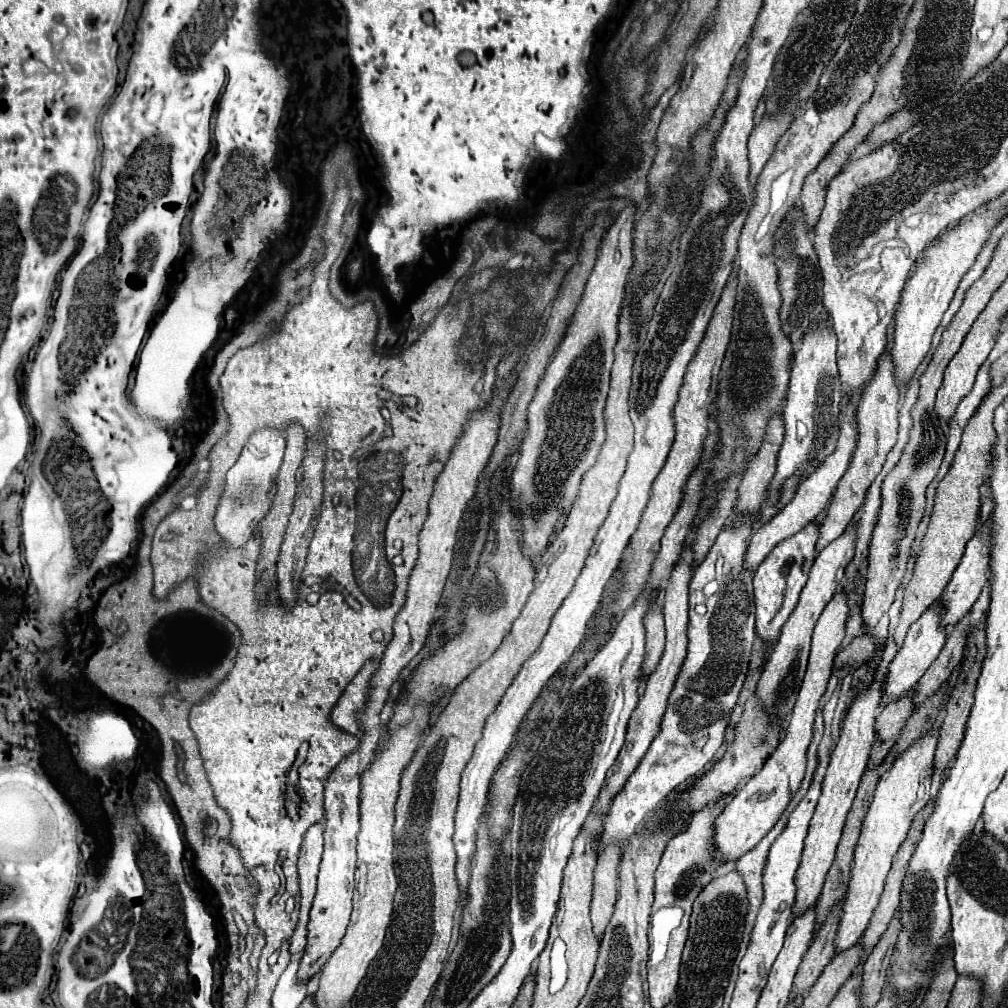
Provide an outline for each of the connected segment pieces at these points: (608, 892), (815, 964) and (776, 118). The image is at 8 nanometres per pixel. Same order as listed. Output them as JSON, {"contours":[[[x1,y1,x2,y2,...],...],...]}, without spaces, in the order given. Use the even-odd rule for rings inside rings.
{"contours":[[[614,845,606,847,598,857,596,871,594,871,594,897,592,897,592,925,594,933,600,939,604,929,614,913,616,895,618,895,618,863,620,863,620,849]],[[842,903,836,905,830,911,824,927,818,933,818,939,808,947,808,951,806,951,800,967,798,967,796,979,794,979,794,989,792,989,792,995,790,995,792,1001,804,997,804,993,822,975,824,967,832,961,832,957,834,957,834,937,836,937,836,929,838,929,838,921,840,921,840,911,842,911]],[[772,115,764,117,762,123,752,131,748,141,748,159,750,159,750,179,756,183,756,177,764,169,766,161,770,159,780,135,790,127,790,115]]]}

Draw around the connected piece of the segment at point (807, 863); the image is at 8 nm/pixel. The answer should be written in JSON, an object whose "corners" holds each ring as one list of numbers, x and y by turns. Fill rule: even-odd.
{"corners":[[876,671,872,685,868,687,868,691,858,693,854,705,850,707,850,711,842,723,838,745,832,753,826,777,822,781,822,795,816,805,814,817,810,821,808,835,804,839,804,851,802,851,800,867,796,871,796,901,792,905,792,917,804,915,818,901,822,885,824,885,824,877,834,861,834,851,840,841,840,833,842,833,846,815,852,807,860,777,866,769,866,761,868,761,868,755,870,755,870,749,874,743,874,719,880,711,878,707,880,707,880,699,882,699,884,677,886,677,886,671]]}

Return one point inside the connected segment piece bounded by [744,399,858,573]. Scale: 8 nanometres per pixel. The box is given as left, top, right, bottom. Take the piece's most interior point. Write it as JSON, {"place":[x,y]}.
{"place":[815,492]}

